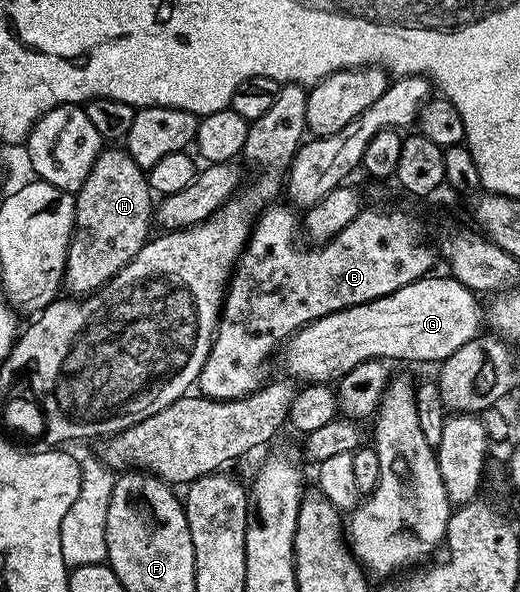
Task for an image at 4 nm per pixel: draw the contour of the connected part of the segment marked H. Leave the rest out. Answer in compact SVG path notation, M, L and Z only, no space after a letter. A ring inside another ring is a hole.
M103 148L96 163L92 163L92 171L88 171L88 179L84 179L84 187L78 189L74 198L74 234L68 247L65 288L70 288L74 295L89 295L107 285L146 246L152 233L150 221L152 225L155 213L156 201L152 196L147 170L141 169L125 148Z

